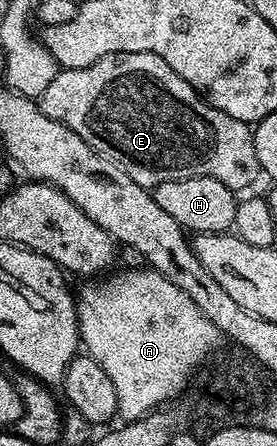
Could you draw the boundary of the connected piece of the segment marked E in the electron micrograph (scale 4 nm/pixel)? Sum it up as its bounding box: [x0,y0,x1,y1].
[40,52,260,192]

